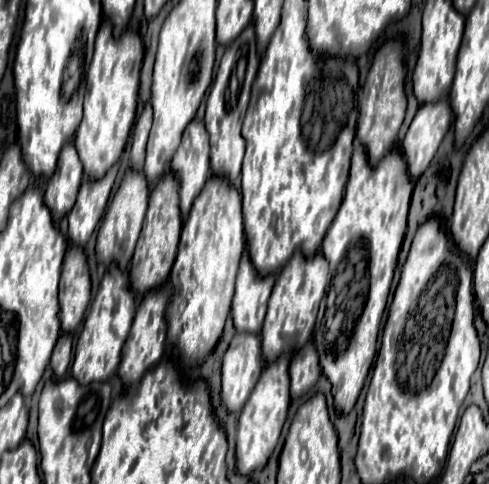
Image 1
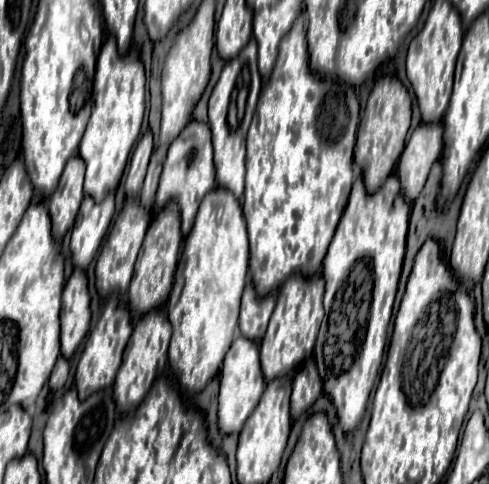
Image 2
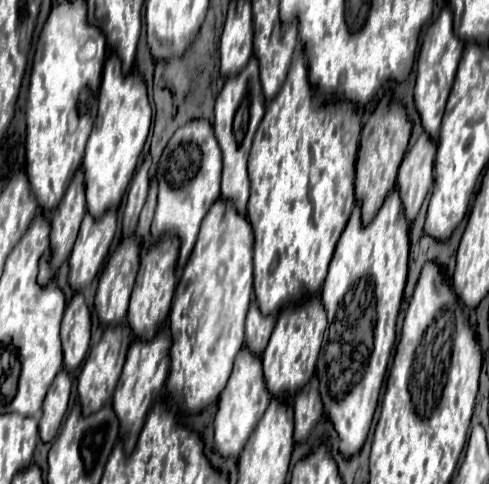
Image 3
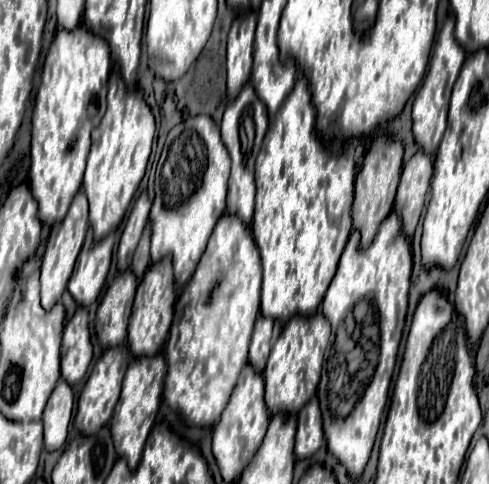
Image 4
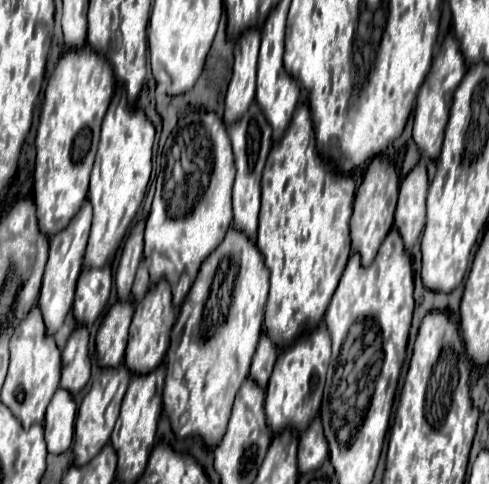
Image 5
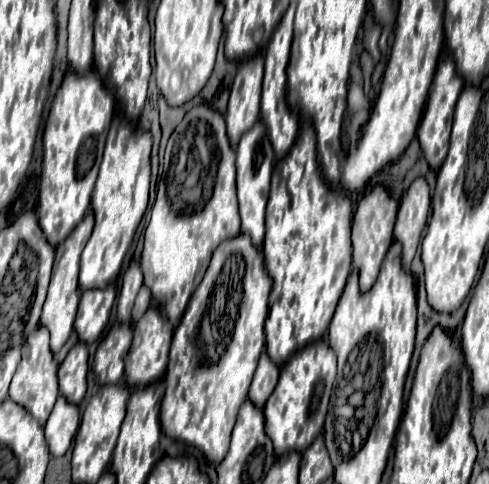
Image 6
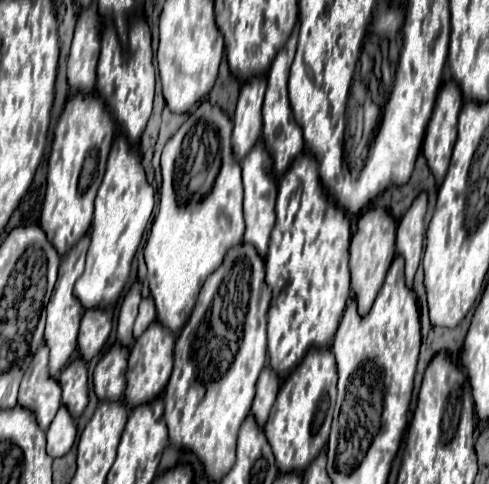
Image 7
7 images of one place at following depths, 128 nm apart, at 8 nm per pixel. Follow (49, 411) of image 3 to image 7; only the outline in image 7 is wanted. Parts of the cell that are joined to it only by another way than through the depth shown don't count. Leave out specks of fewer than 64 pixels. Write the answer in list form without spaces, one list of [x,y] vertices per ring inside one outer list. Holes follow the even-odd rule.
[[[62,406],[56,412],[50,428],[46,430],[46,438],[48,438],[48,454],[52,458],[60,458],[72,448],[76,440],[76,422],[66,406]]]

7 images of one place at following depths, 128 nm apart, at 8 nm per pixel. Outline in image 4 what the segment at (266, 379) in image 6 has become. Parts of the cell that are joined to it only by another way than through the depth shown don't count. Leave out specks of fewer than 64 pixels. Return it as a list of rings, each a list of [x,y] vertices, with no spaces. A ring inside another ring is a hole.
[[[258,316],[256,318],[252,340],[250,340],[250,354],[248,354],[250,364],[256,368],[256,372],[262,372],[264,364],[268,360],[272,328],[274,328],[274,320],[272,318],[266,318],[266,316]]]

